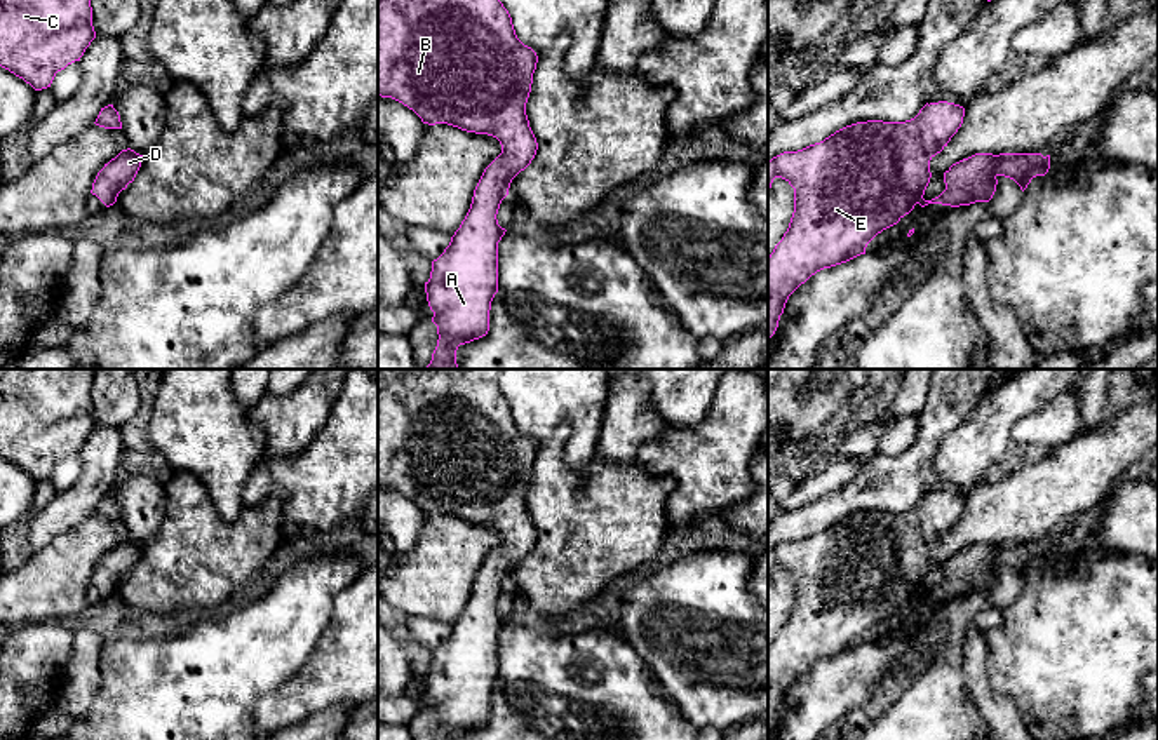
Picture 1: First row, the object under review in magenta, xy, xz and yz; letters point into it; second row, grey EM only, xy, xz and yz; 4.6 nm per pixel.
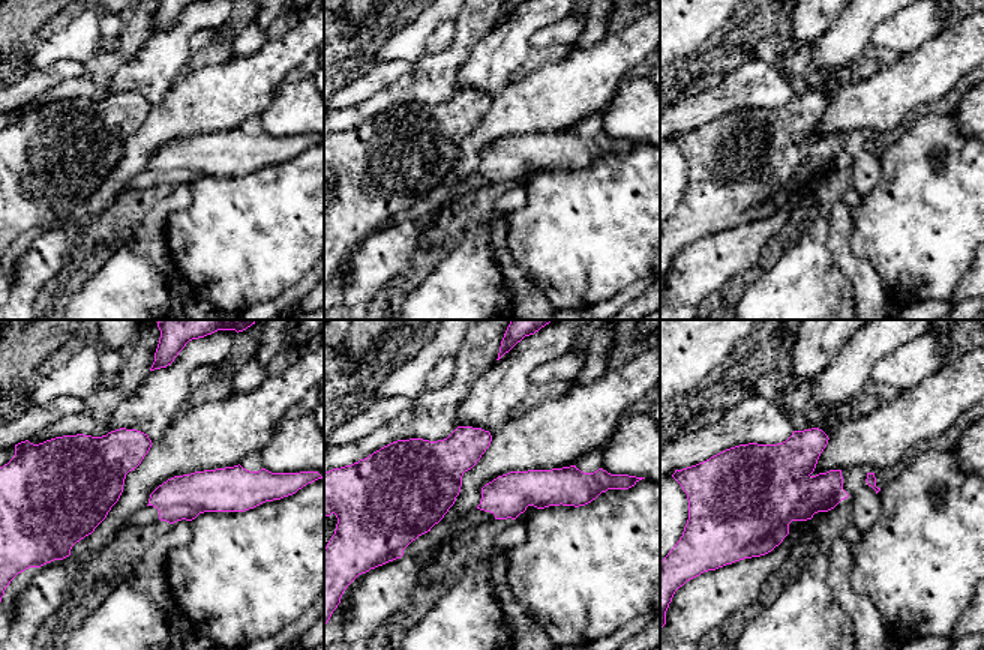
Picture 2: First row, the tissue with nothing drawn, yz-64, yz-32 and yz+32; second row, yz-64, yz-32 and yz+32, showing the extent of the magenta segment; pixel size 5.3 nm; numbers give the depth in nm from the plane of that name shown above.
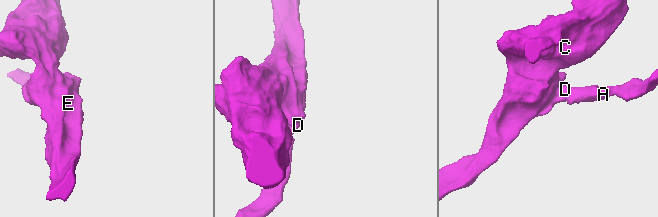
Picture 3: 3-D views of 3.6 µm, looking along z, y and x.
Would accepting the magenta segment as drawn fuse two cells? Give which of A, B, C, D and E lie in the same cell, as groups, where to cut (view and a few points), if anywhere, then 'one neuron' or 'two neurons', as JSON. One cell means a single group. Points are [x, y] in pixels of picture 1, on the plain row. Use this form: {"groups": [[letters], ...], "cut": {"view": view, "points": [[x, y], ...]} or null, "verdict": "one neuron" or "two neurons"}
{"groups": [["A", "B", "C", "D", "E"]], "cut": null, "verdict": "one neuron"}

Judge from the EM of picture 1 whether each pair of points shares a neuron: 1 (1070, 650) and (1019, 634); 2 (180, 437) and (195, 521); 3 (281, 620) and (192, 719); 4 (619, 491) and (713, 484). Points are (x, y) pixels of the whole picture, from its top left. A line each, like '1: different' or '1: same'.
1: same
2: different
3: same
4: different

